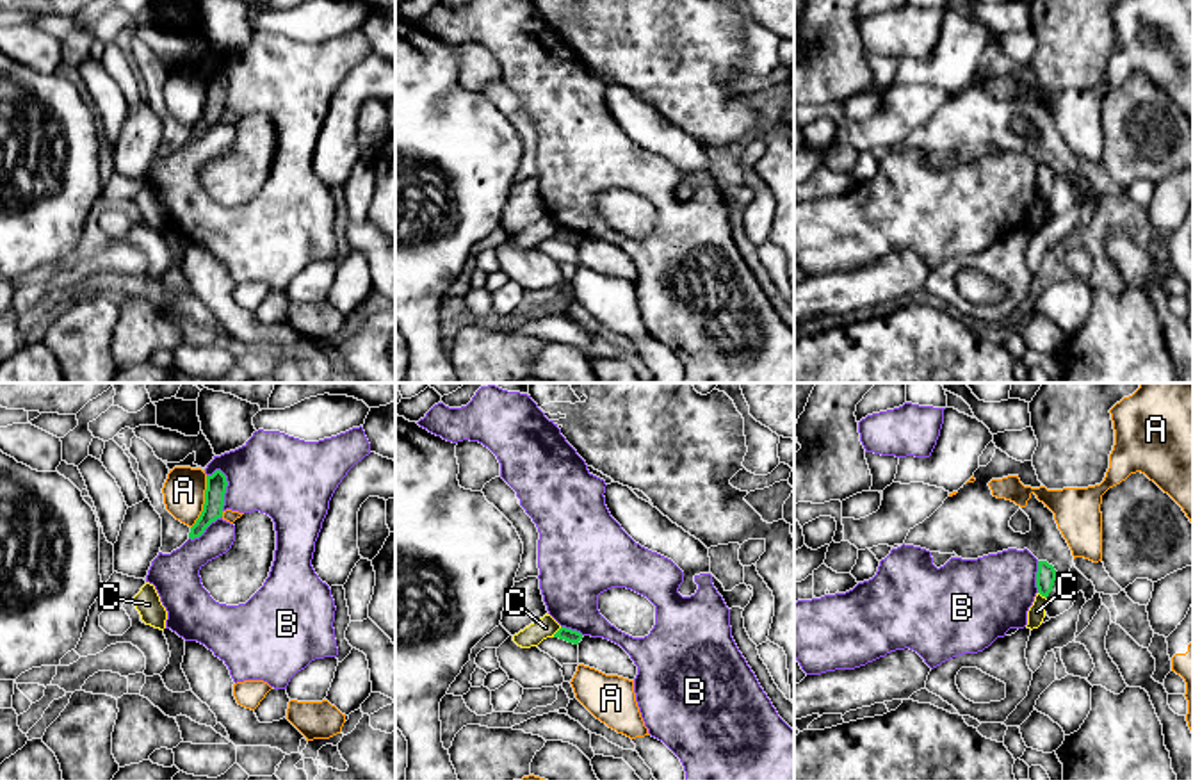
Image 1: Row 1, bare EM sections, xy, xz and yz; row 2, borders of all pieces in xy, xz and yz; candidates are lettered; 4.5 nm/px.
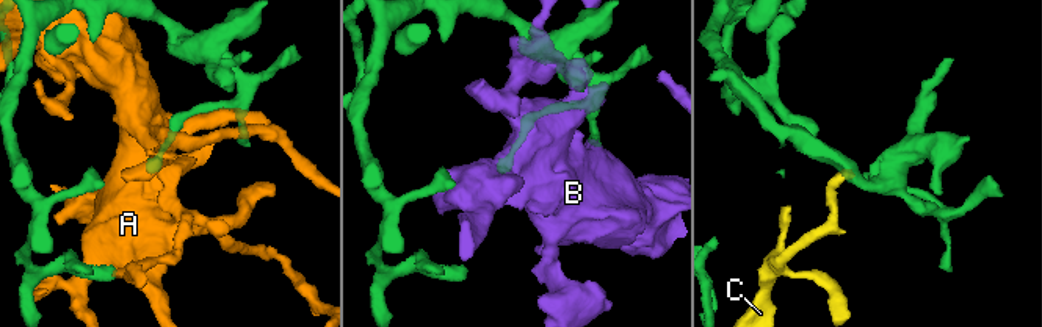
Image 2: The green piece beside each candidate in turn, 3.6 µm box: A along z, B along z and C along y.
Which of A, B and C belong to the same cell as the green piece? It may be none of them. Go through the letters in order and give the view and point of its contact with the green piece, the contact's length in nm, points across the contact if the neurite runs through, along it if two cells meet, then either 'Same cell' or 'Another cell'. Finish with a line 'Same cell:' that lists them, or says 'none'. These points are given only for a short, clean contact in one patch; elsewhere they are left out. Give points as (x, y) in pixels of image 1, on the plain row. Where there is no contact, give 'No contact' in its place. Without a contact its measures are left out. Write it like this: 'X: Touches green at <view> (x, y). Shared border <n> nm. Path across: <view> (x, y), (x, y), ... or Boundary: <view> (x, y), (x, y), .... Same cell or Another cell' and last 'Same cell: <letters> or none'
A: Touches green at xy (205, 104). Shared border 260 nm. Another cell
B: Touches green at xy (225, 89). Shared border 190 nm. Another cell
C: Touches green at xz (556, 234). Shared border 60 nm. Boundary: xz (561, 228), (552, 237). Another cell
Same cell: none

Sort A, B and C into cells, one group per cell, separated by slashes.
A / B / C

